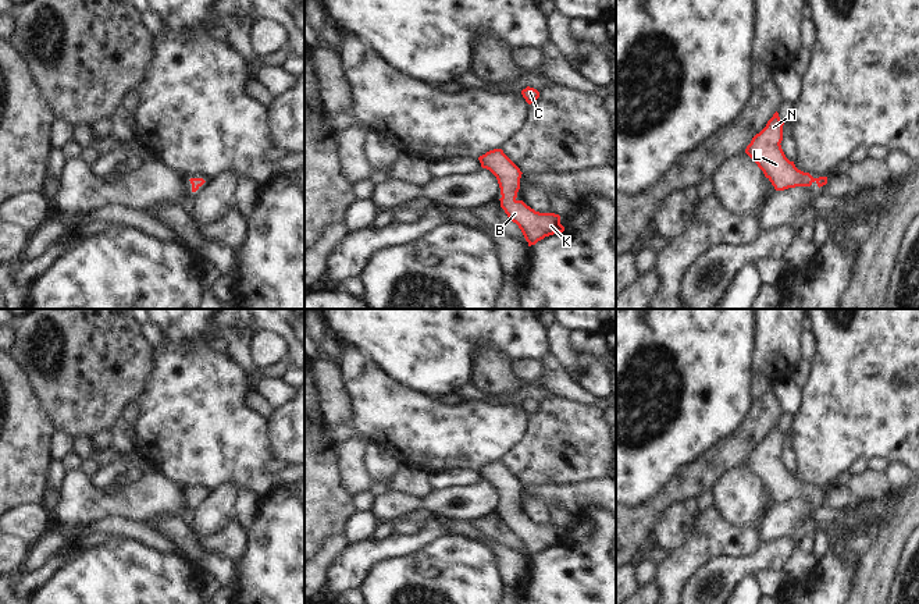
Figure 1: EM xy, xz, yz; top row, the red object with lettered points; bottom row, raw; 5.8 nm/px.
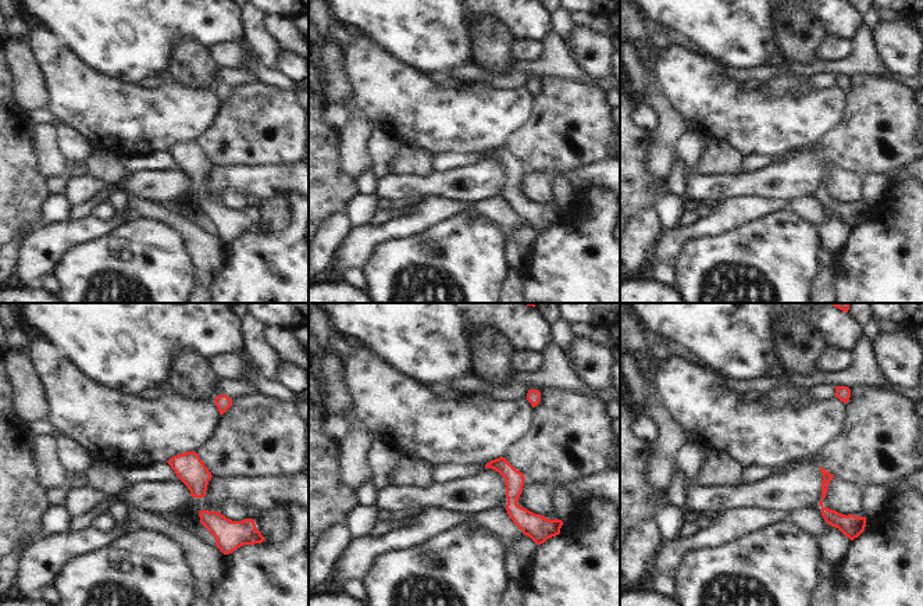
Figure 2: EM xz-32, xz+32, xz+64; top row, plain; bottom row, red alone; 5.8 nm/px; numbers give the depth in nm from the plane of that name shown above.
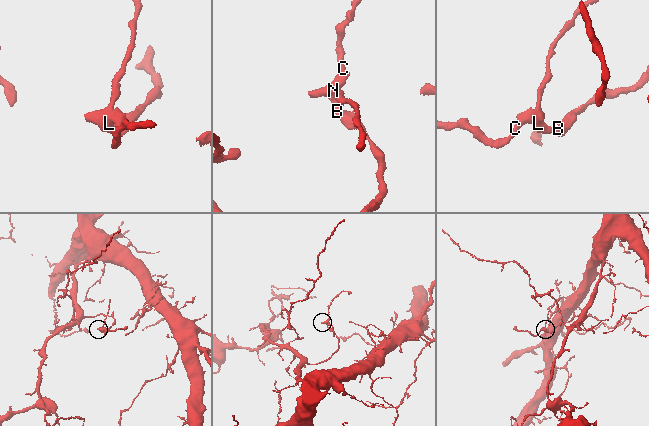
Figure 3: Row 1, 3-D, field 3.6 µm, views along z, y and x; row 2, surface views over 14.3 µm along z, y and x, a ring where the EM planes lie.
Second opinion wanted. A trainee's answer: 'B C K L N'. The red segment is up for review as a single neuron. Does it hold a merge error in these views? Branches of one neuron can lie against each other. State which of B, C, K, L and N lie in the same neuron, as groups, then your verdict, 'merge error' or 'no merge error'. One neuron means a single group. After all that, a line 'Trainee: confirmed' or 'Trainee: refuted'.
B C K L N | no merge error
Trainee: confirmed

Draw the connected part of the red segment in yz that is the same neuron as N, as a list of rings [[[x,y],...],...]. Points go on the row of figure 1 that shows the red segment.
[[[776,111],[766,127],[752,138],[745,153],[758,164],[776,191],[811,186],[813,182],[819,188],[826,185],[827,177],[813,178],[809,173],[798,170],[794,161],[786,157],[780,145],[783,141],[783,125],[784,122]]]

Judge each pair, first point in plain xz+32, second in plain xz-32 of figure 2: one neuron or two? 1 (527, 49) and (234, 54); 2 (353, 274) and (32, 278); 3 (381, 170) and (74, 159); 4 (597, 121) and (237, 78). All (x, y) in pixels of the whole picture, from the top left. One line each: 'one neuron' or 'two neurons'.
1: one neuron
2: two neurons
3: one neuron
4: two neurons

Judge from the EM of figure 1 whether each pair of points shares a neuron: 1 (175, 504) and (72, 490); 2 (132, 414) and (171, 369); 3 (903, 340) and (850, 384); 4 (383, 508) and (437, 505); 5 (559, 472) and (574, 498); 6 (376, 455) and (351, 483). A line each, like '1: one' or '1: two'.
1: one
2: two
3: one
4: one
5: two
6: two

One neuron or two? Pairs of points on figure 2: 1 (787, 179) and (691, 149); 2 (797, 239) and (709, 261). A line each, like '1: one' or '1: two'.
1: two
2: one

